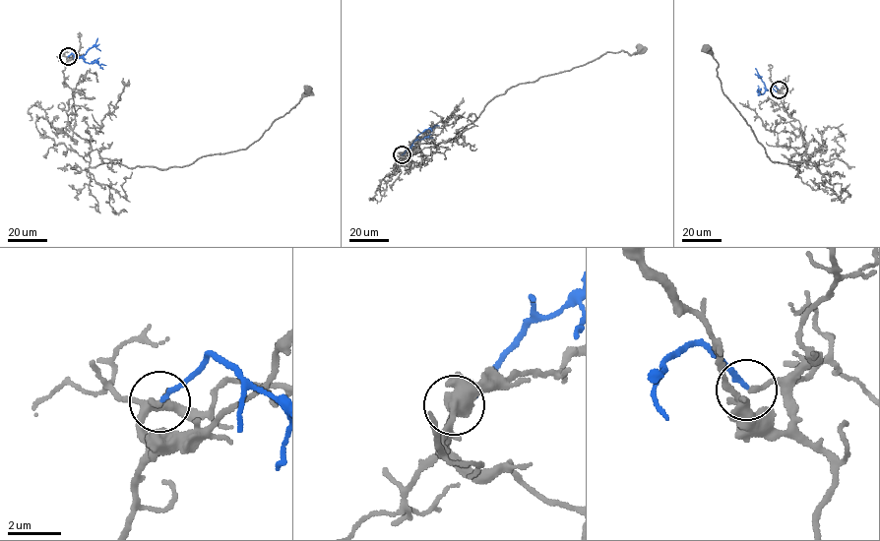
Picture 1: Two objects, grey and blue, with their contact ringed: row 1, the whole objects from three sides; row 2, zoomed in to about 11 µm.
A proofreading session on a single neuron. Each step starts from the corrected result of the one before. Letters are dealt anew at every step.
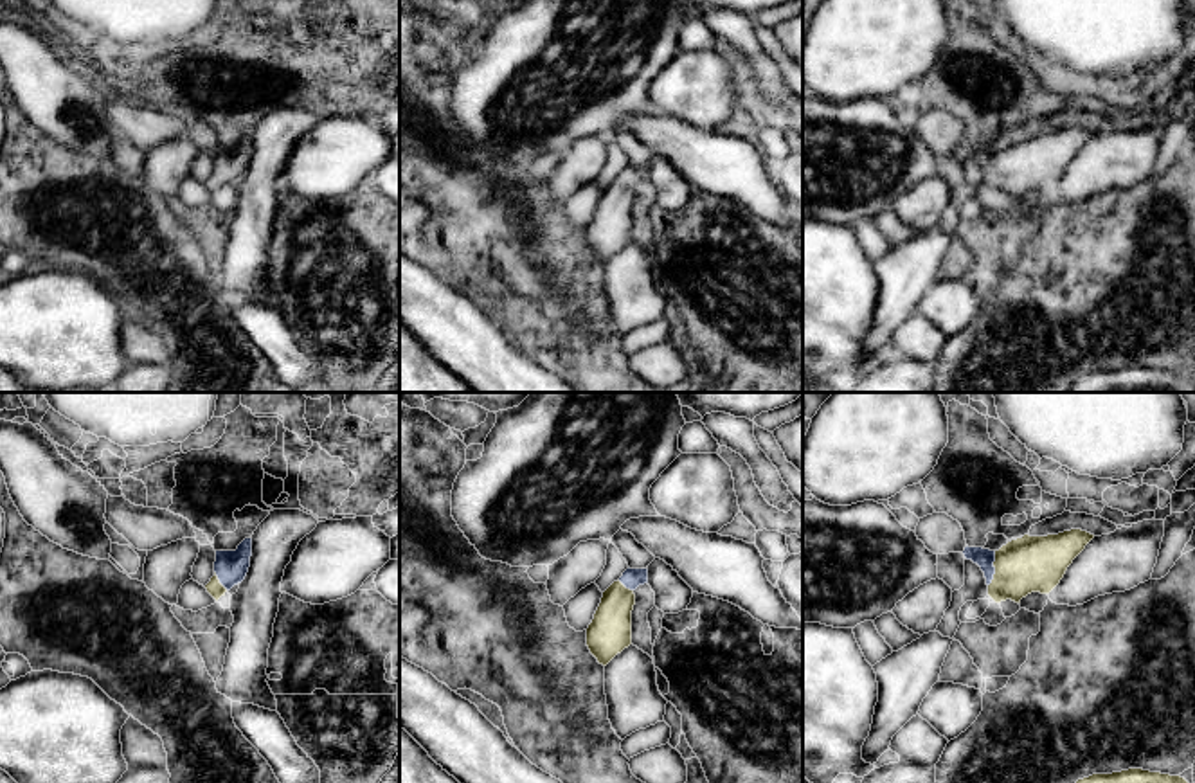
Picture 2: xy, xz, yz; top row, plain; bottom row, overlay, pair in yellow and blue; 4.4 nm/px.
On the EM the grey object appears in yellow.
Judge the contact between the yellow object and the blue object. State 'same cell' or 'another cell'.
same cell

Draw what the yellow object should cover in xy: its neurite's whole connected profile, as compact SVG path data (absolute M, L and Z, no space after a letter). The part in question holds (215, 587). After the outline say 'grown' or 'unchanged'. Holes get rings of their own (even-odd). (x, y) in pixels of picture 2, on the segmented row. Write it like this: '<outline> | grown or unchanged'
M245 538L236 551L216 551L214 576L205 585L218 601L234 585L241 583L248 572L252 556L252 538Z | grown

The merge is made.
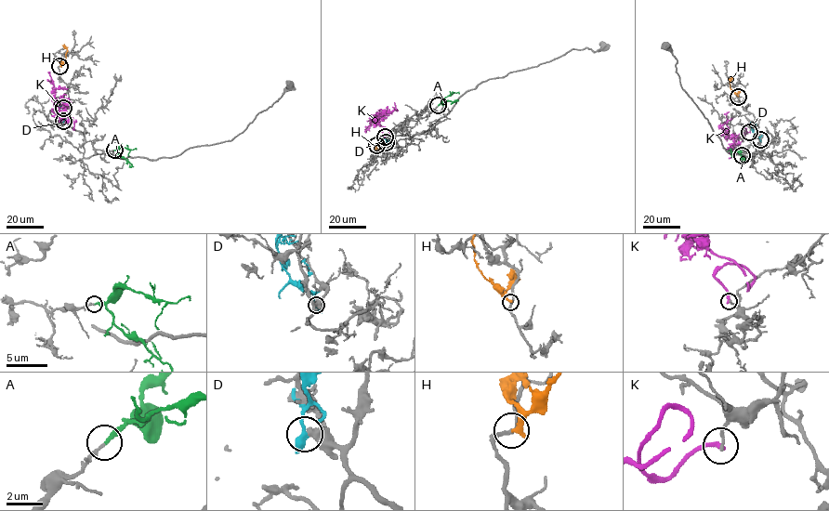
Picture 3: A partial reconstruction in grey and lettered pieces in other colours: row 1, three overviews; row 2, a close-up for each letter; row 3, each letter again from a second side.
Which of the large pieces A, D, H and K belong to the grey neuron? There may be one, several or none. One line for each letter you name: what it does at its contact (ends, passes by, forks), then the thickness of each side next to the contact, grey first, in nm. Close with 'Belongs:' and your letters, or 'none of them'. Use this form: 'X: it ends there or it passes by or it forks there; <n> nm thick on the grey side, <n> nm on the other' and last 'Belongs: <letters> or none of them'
A: it ends there; 180 nm thick on the grey side, 240 nm on the other
Belongs: A

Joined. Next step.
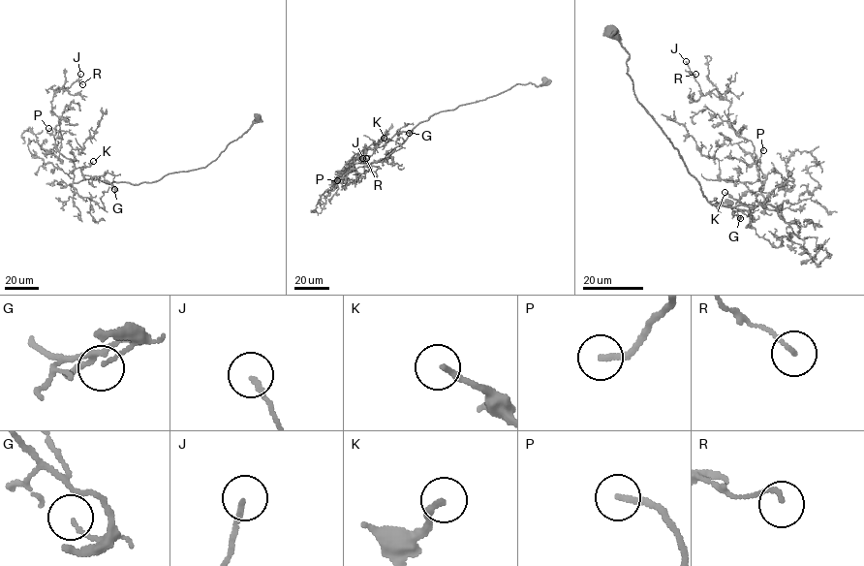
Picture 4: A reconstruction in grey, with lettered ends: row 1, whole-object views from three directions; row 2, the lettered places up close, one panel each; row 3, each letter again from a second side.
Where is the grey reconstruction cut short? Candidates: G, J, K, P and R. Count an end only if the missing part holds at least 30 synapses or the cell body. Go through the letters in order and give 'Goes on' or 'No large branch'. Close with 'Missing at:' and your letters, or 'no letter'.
G: No large branch
J: No large branch
K: Goes on
P: Goes on
R: No large branch
Missing at: K, P

